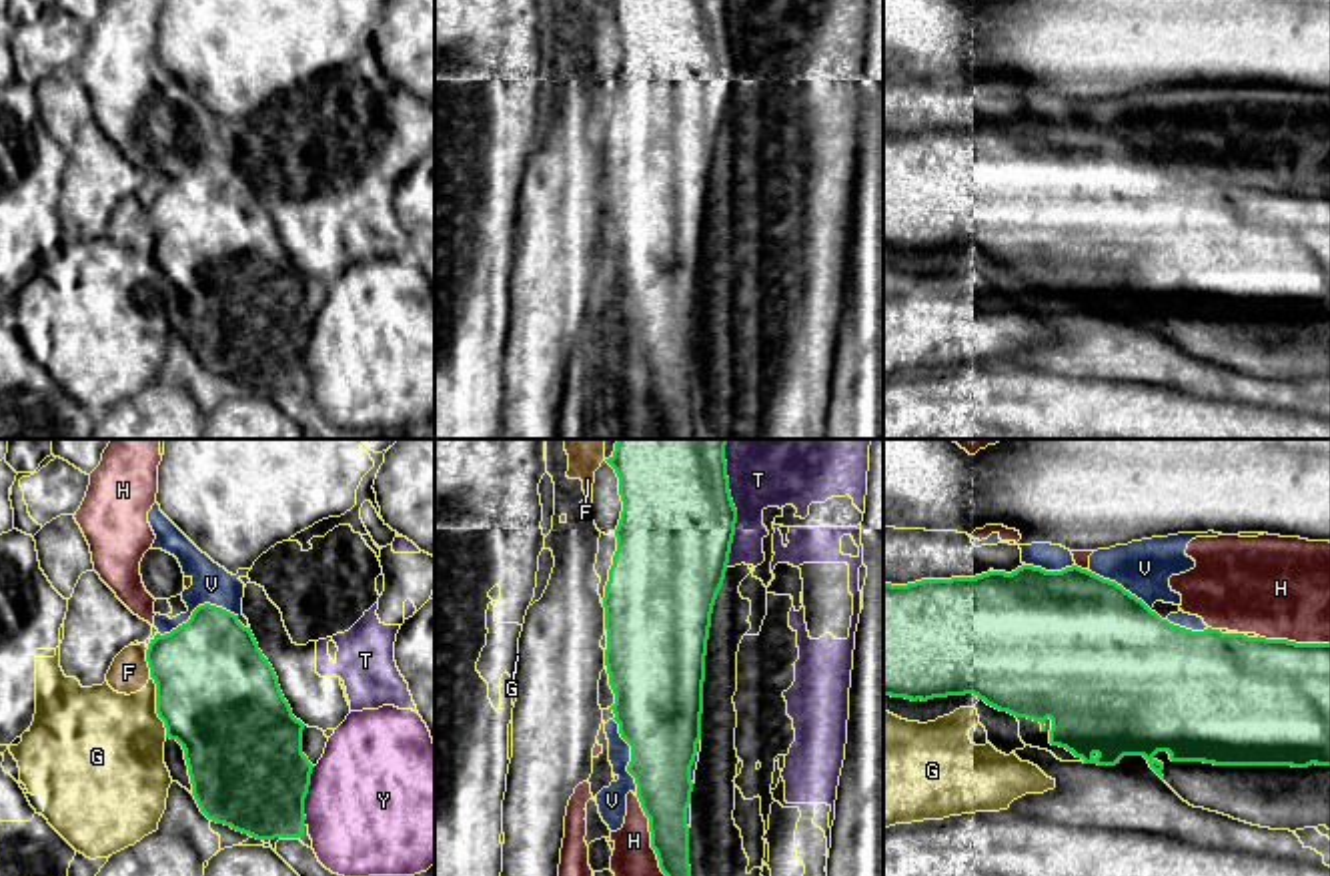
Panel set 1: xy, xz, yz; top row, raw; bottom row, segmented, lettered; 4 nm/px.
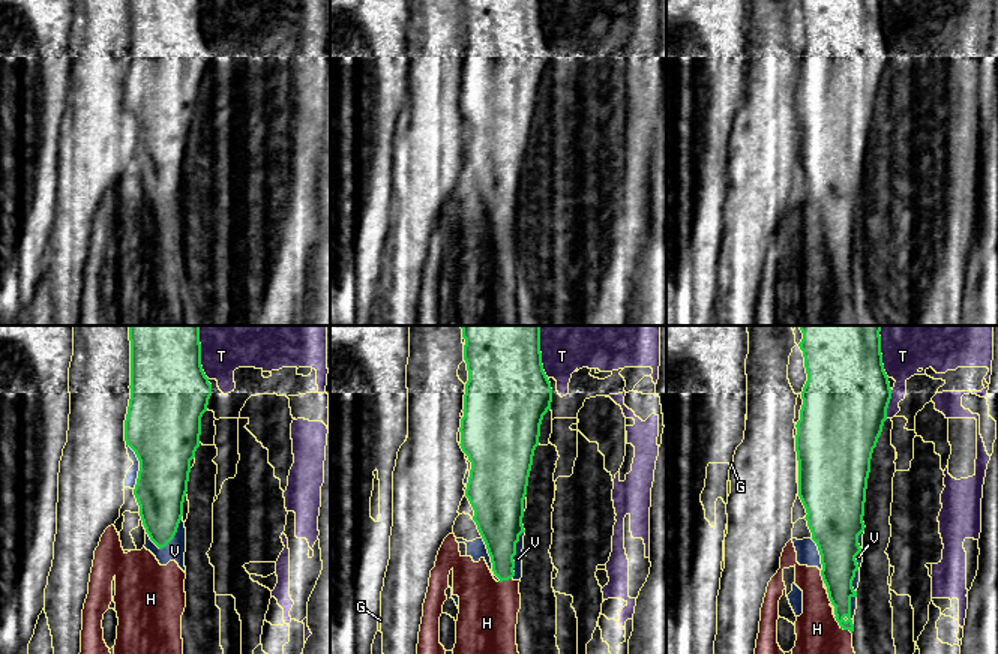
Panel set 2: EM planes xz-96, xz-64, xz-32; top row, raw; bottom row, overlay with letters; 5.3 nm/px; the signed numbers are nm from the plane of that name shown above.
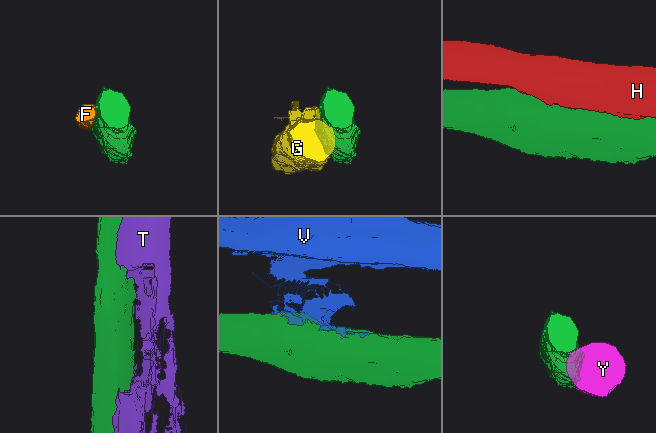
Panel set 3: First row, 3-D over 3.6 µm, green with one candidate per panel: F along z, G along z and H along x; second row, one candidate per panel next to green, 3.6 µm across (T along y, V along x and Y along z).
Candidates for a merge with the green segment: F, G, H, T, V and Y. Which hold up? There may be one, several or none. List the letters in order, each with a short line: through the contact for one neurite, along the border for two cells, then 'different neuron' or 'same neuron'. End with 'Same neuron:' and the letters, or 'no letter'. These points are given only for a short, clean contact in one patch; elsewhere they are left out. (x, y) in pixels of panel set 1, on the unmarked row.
F: different neuron
G: different neuron
H: different neuron
T: different neuron
V: different neuron
Y: different neuron
Same neuron: no letter

